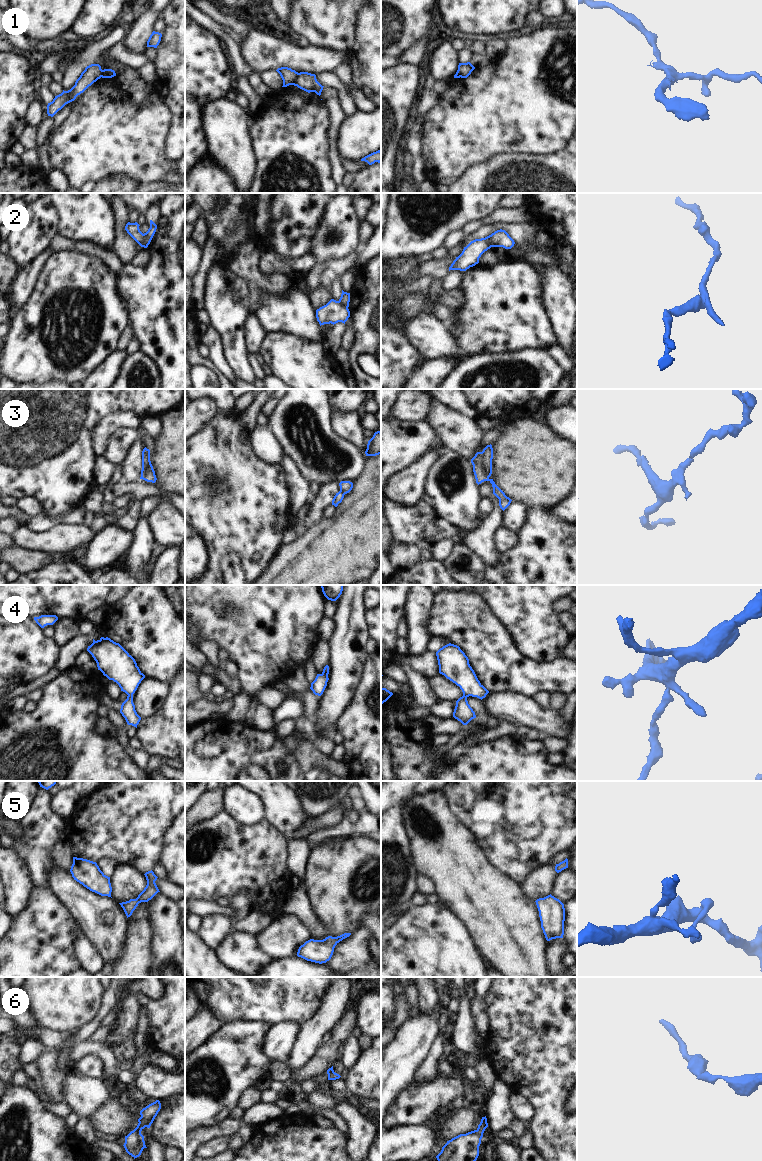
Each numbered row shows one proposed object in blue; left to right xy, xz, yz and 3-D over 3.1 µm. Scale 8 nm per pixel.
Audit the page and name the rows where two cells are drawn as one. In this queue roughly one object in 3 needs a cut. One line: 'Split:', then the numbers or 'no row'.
Split: 1, 2, 3

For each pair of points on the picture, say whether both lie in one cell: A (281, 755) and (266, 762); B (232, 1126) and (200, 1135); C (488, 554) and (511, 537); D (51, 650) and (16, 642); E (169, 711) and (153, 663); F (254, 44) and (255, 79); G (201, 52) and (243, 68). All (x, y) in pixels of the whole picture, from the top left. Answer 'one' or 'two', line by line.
A: one
B: one
C: two
D: one
E: two
F: two
G: two

